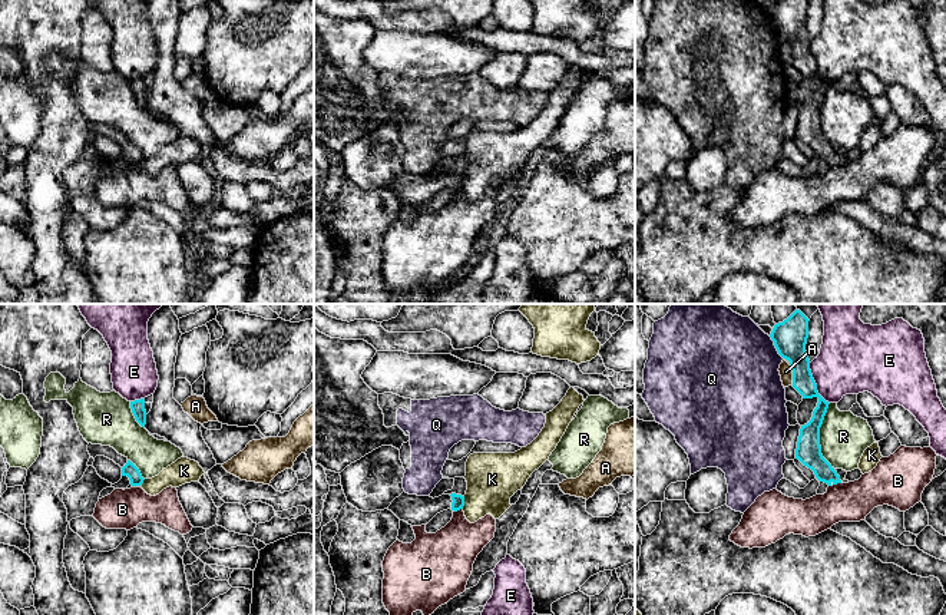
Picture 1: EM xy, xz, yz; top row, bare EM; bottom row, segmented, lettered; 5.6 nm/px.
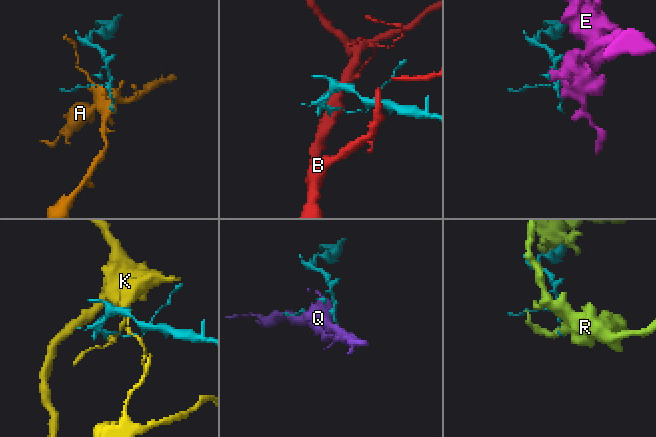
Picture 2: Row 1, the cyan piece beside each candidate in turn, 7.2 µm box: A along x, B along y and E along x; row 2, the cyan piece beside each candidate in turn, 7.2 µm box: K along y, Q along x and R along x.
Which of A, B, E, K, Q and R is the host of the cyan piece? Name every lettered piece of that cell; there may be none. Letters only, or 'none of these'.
none of these

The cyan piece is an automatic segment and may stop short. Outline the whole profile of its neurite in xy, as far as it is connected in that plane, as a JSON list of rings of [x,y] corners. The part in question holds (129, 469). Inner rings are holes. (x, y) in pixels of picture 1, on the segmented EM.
[[[128,460],[122,467],[122,479],[112,485],[102,479],[93,466],[89,466],[83,477],[69,486],[63,493],[63,503],[67,509],[67,535],[64,538],[63,563],[69,582],[75,591],[86,593],[85,556],[90,550],[89,545],[70,529],[70,520],[80,516],[93,516],[100,492],[106,487],[128,489],[129,485],[140,486],[143,477],[139,469]]]

